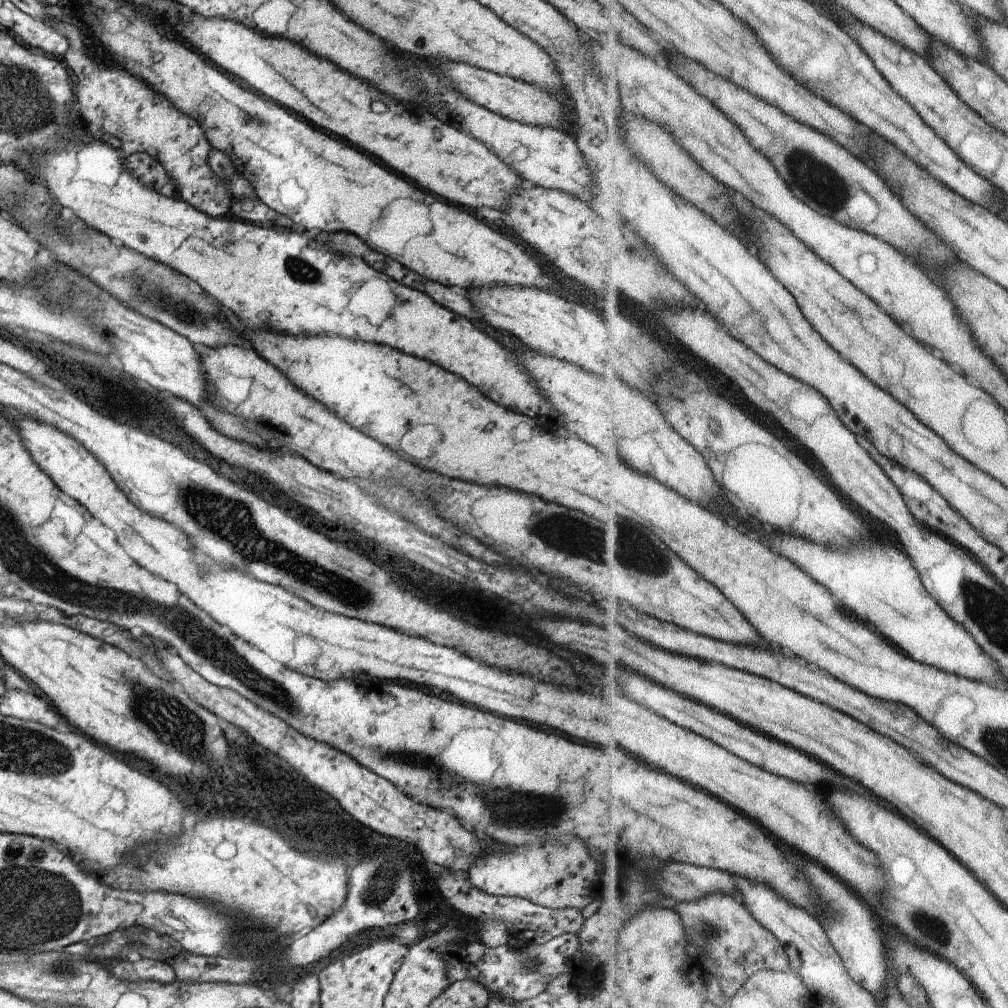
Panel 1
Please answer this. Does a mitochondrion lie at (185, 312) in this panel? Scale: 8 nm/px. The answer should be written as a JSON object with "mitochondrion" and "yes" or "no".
{"mitochondrion":"yes"}

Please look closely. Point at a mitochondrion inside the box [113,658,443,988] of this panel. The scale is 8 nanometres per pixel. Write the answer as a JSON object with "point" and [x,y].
{"point":[157,720]}

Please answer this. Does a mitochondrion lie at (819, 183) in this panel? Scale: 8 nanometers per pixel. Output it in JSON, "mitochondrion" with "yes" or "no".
{"mitochondrion":"yes"}

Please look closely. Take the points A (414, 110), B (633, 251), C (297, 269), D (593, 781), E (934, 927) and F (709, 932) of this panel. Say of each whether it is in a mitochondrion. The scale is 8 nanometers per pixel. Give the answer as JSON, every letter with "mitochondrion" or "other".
{"A":"other","B":"mitochondrion","C":"mitochondrion","D":"other","E":"mitochondrion","F":"mitochondrion"}

